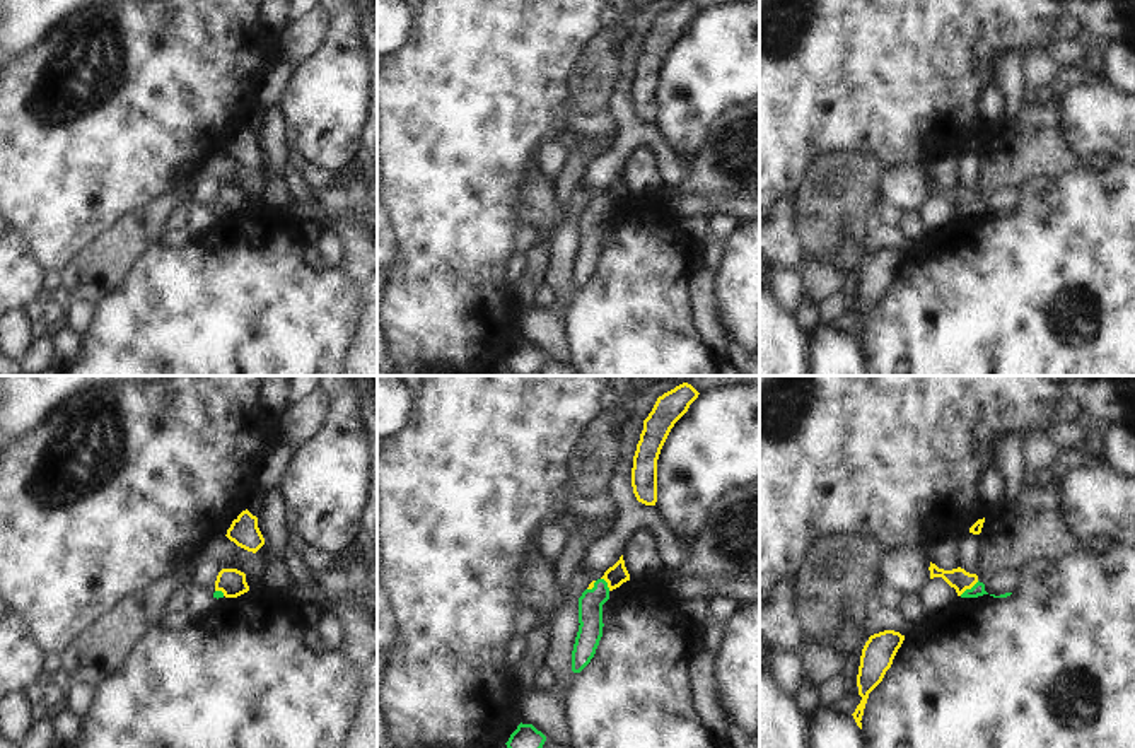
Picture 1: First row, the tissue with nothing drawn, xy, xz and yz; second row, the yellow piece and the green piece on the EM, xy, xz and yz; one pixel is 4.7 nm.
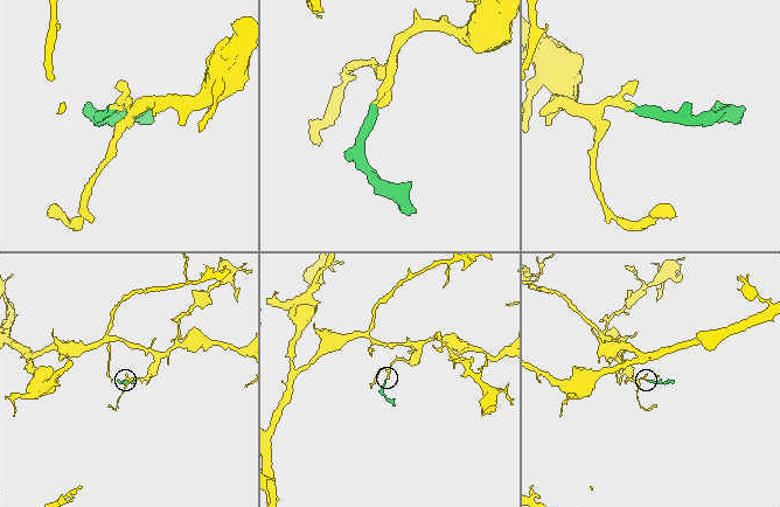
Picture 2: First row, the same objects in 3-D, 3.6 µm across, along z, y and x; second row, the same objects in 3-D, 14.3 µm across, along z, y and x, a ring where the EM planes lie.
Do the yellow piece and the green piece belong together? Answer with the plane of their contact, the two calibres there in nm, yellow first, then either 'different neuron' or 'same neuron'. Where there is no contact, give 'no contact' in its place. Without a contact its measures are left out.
yz | 100/60 nm | same neuron

